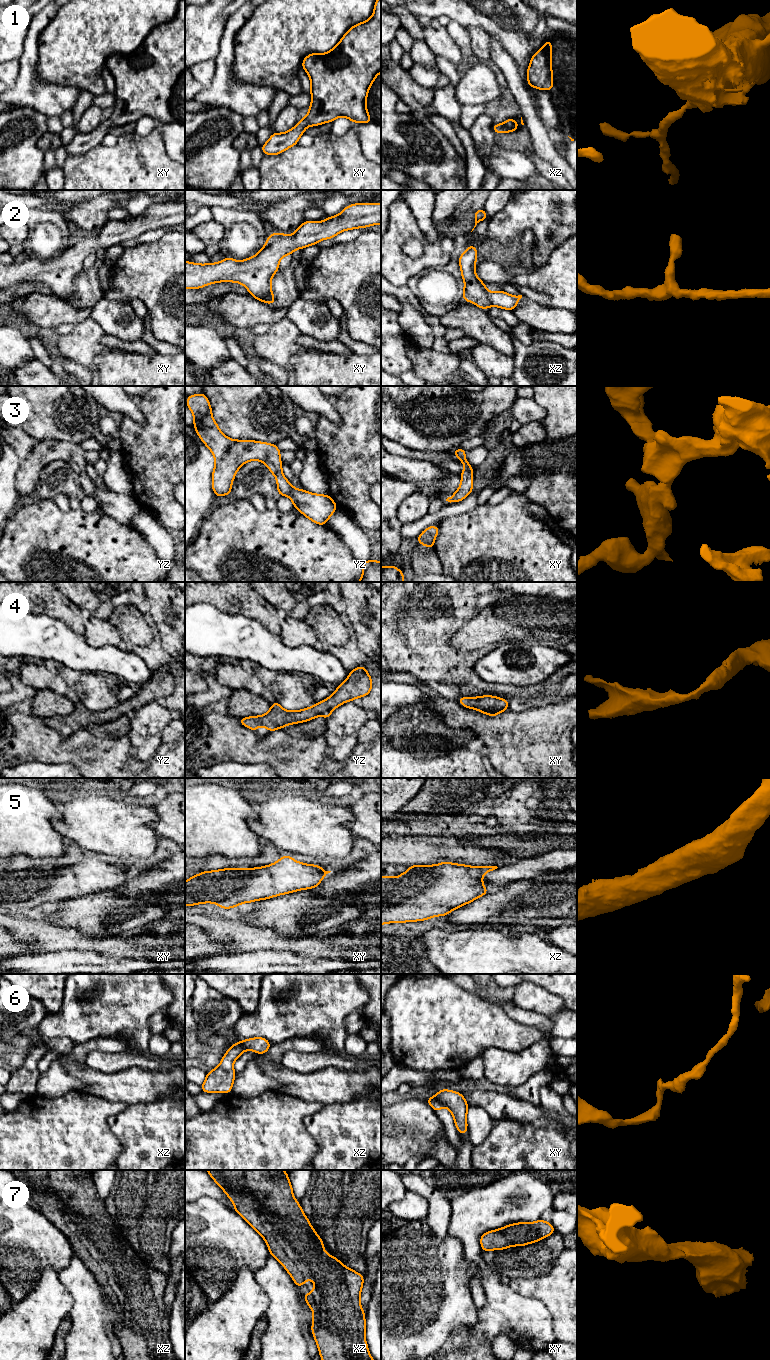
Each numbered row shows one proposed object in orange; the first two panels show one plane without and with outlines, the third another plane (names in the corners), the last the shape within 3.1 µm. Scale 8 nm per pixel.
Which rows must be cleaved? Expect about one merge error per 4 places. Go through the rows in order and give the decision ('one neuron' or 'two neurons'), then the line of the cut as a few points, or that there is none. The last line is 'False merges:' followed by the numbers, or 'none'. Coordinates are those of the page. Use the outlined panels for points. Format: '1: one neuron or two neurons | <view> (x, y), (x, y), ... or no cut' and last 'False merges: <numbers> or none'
1: one neuron | no cut
2: one neuron | no cut
3: one neuron | no cut
4: one neuron | no cut
5: one neuron | no cut
6: two neurons | xz (241, 1042), (246, 1049)
7: one neuron | no cut
False merges: 6

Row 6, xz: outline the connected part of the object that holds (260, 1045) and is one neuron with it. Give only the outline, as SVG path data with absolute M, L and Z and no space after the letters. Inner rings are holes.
M263 1037L246 1039L242 1041L242 1044L246 1050L252 1050L257 1054L266 1053L271 1046L271 1043Z

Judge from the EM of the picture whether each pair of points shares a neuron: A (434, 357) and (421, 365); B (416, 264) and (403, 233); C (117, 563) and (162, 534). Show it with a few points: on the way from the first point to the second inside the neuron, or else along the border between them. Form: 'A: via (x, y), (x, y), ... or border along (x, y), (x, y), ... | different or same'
A: via (431, 359), (424, 363) | same
B: via (407, 261), (398, 252), (398, 242) | same
C: border along (133, 525), (153, 547) | different

